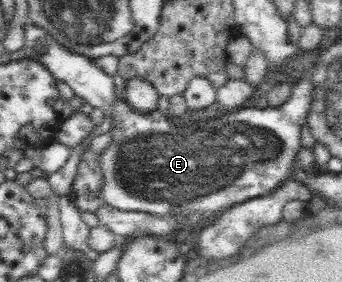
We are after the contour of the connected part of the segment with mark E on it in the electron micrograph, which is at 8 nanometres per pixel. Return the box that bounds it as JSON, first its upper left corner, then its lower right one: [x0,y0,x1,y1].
[23,23,311,223]

